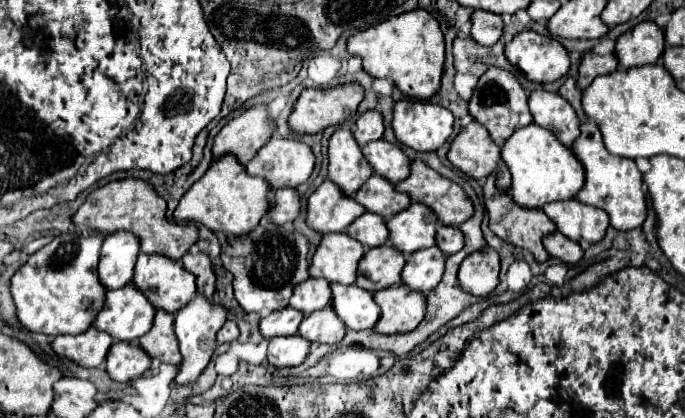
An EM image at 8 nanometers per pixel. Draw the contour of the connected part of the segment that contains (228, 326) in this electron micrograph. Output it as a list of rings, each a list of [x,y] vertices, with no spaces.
[[[227,320],[224,324],[224,328],[219,330],[217,333],[217,341],[219,344],[224,344],[224,342],[232,342],[232,340],[236,340],[238,338],[238,326],[236,326],[236,322],[232,322],[232,320]]]

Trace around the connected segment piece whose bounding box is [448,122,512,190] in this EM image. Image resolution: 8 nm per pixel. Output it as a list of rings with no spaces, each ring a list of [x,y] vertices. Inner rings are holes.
[[[470,122],[462,128],[462,132],[458,132],[452,140],[448,160],[476,180],[496,172],[498,188],[510,190],[510,170],[504,166],[500,146],[494,144],[488,130],[478,122]]]

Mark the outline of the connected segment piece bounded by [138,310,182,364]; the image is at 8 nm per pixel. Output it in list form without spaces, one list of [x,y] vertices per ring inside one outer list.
[[[158,310],[150,332],[146,332],[138,342],[152,358],[158,358],[160,362],[166,362],[166,364],[182,362],[178,340],[174,334],[174,314]]]

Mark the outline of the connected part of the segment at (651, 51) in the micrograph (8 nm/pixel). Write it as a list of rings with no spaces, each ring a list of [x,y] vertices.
[[[646,20],[618,38],[616,56],[622,68],[654,64],[662,56],[664,44],[664,30],[656,22]]]

